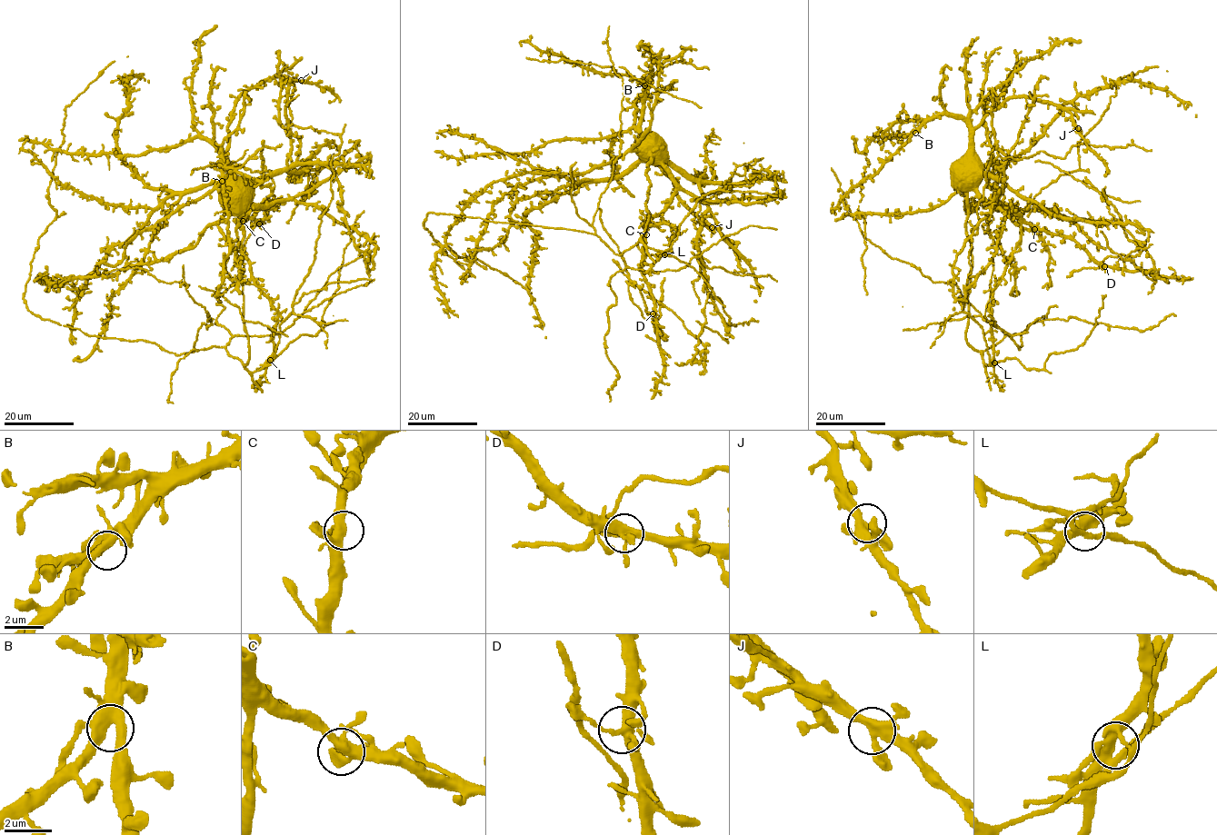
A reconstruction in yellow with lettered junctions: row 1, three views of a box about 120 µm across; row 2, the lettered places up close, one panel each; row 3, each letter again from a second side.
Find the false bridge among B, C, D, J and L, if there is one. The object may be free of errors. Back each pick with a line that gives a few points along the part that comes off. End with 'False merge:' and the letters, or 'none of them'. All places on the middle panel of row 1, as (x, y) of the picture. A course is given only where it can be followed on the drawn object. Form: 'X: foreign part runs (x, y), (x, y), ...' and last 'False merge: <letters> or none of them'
D: foreign part runs (653, 313), (644, 311), (665, 339), (654, 323), (665, 306), (705, 355), (695, 347), (703, 325), (728, 343)
False merge: D

